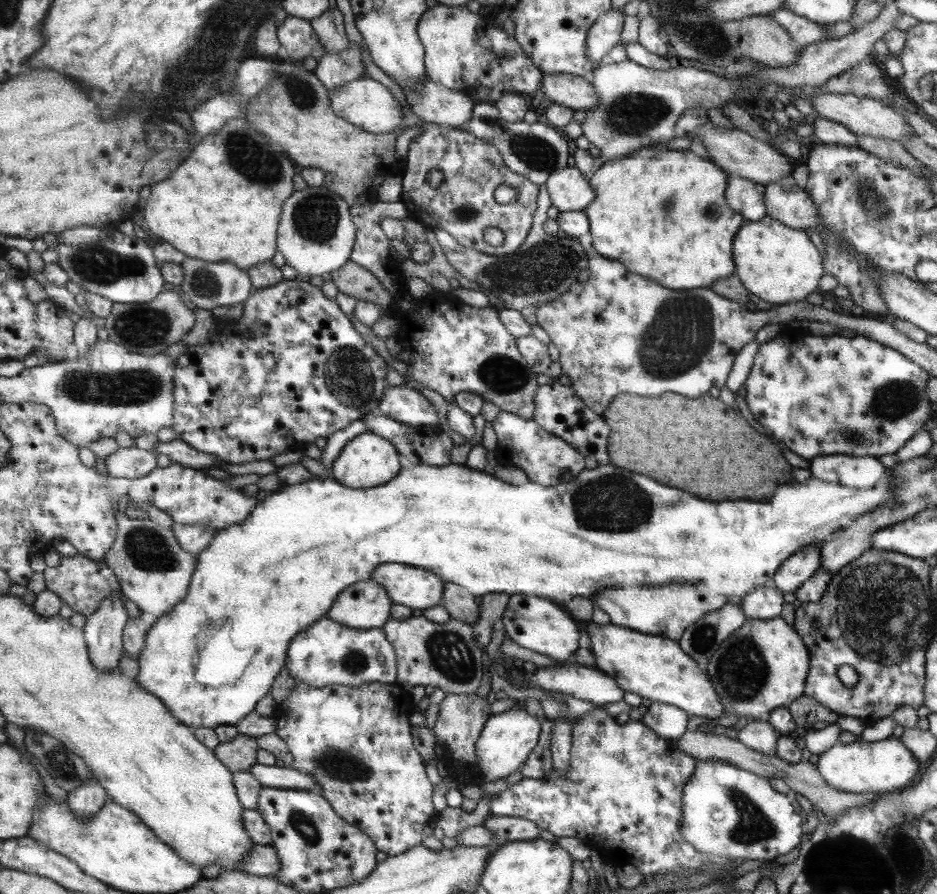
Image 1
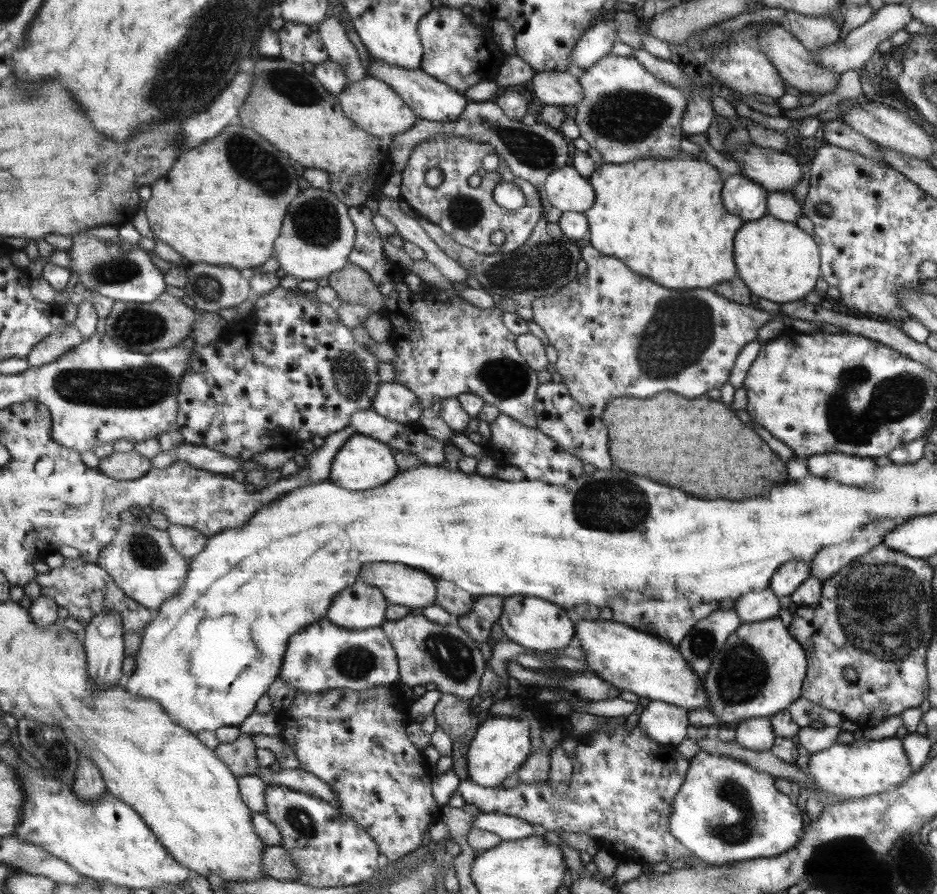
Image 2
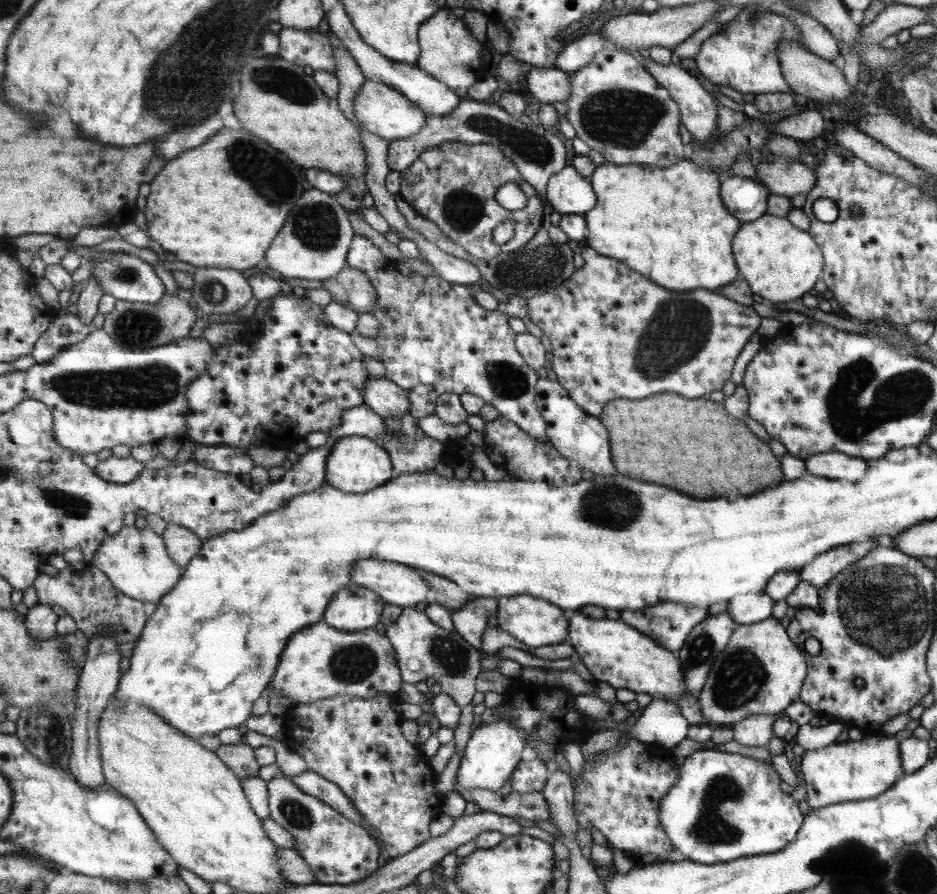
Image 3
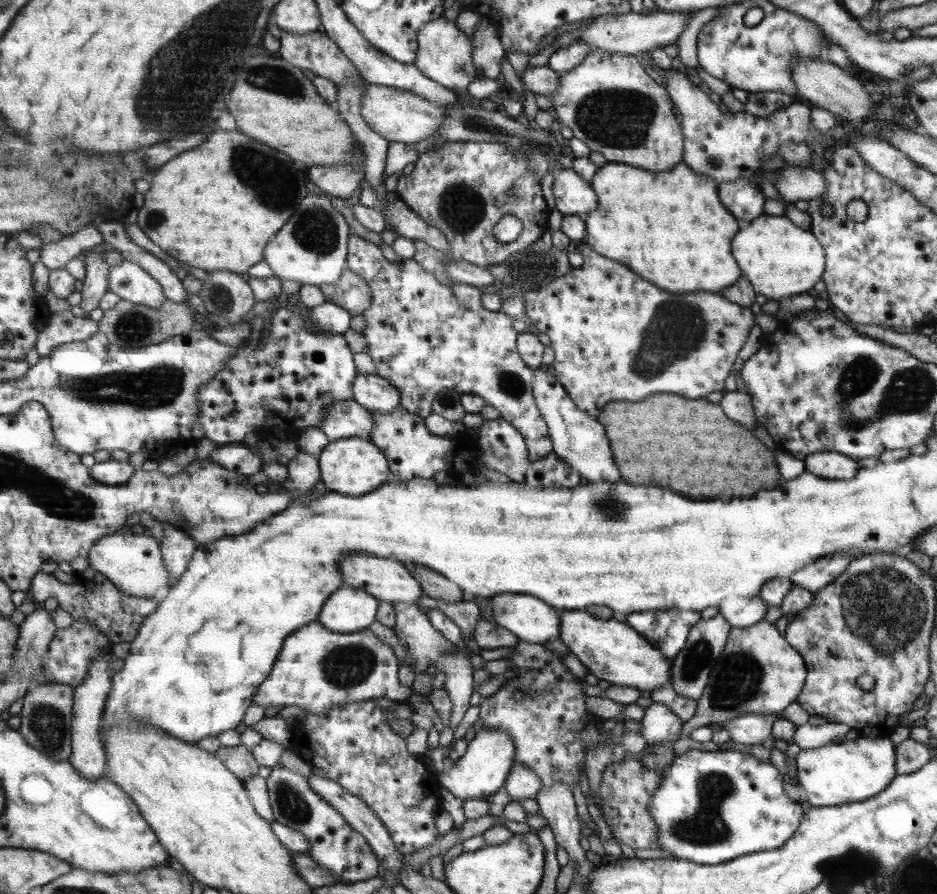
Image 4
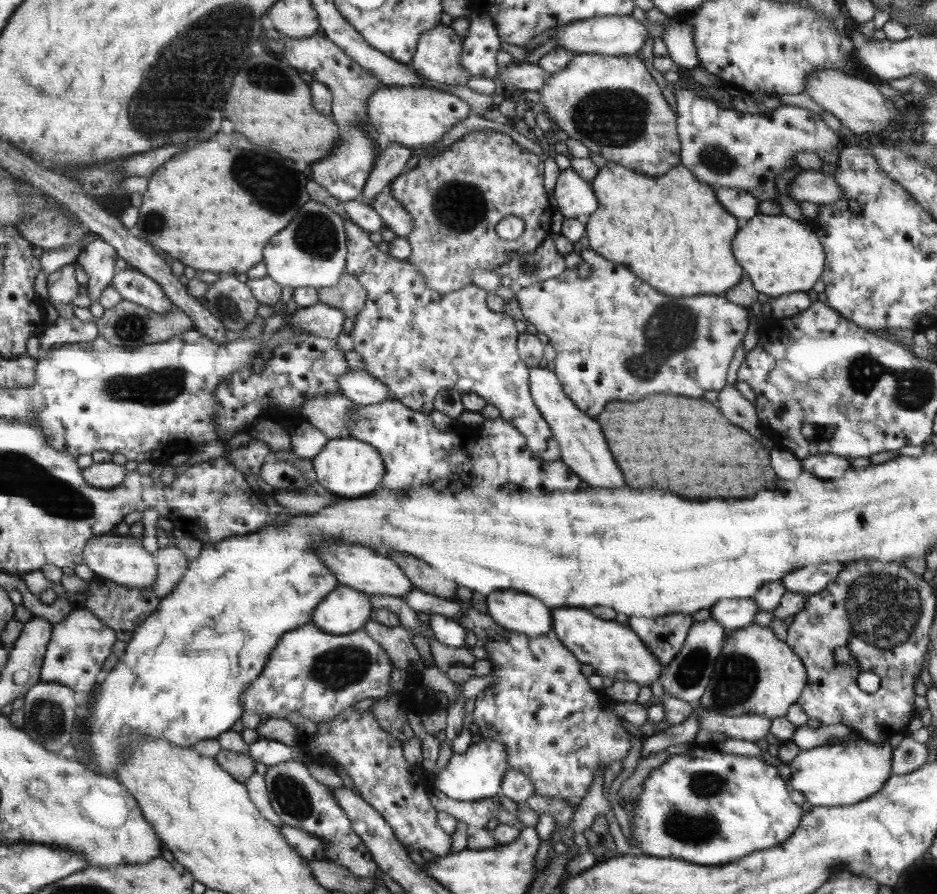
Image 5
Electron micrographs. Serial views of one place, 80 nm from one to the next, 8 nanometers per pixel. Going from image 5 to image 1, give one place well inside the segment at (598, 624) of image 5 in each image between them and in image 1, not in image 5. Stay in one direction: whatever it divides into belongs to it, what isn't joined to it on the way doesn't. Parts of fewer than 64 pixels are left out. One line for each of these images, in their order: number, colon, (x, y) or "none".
1: (653, 667)
2: (630, 660)
3: (613, 652)
4: (613, 652)

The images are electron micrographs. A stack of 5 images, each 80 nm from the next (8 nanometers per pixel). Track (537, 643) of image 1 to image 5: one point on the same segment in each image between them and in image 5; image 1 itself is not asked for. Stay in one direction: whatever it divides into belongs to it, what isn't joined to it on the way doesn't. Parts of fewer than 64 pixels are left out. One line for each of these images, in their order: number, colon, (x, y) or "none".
2: (533, 623)
3: (535, 622)
4: (530, 619)
5: (513, 611)

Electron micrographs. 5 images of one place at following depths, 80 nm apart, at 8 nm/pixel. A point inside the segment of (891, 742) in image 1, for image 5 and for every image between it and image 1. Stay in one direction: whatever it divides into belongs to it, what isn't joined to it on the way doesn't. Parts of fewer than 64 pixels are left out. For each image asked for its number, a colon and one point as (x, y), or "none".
2: (863, 767)
3: (856, 770)
4: (836, 773)
5: (842, 774)

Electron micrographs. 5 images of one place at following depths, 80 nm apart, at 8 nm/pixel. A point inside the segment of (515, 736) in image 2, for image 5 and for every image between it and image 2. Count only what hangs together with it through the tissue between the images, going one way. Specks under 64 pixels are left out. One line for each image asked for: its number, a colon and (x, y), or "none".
3: (492, 751)
4: (482, 768)
5: (476, 774)

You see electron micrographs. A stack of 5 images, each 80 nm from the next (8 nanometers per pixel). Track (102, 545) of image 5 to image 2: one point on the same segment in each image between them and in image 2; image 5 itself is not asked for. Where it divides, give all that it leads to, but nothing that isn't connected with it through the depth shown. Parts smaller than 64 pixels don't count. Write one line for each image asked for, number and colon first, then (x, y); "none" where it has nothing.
2: (141, 560)
3: (137, 562)
4: (131, 560)

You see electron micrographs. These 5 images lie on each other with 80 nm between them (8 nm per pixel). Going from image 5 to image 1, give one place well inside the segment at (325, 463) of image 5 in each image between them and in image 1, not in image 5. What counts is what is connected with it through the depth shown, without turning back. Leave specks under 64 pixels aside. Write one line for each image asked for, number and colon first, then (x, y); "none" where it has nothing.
1: (366, 461)
2: (362, 463)
3: (355, 464)
4: (352, 466)

